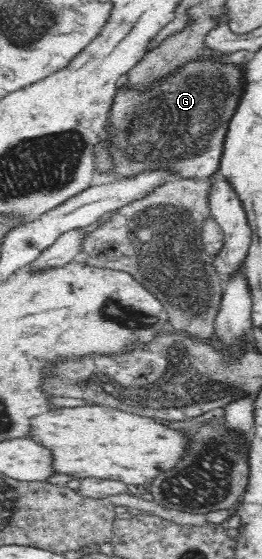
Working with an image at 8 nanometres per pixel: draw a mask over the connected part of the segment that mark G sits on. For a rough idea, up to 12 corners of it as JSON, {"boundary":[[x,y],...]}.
{"boundary":[[242,64],[117,90],[112,174],[218,172]]}

